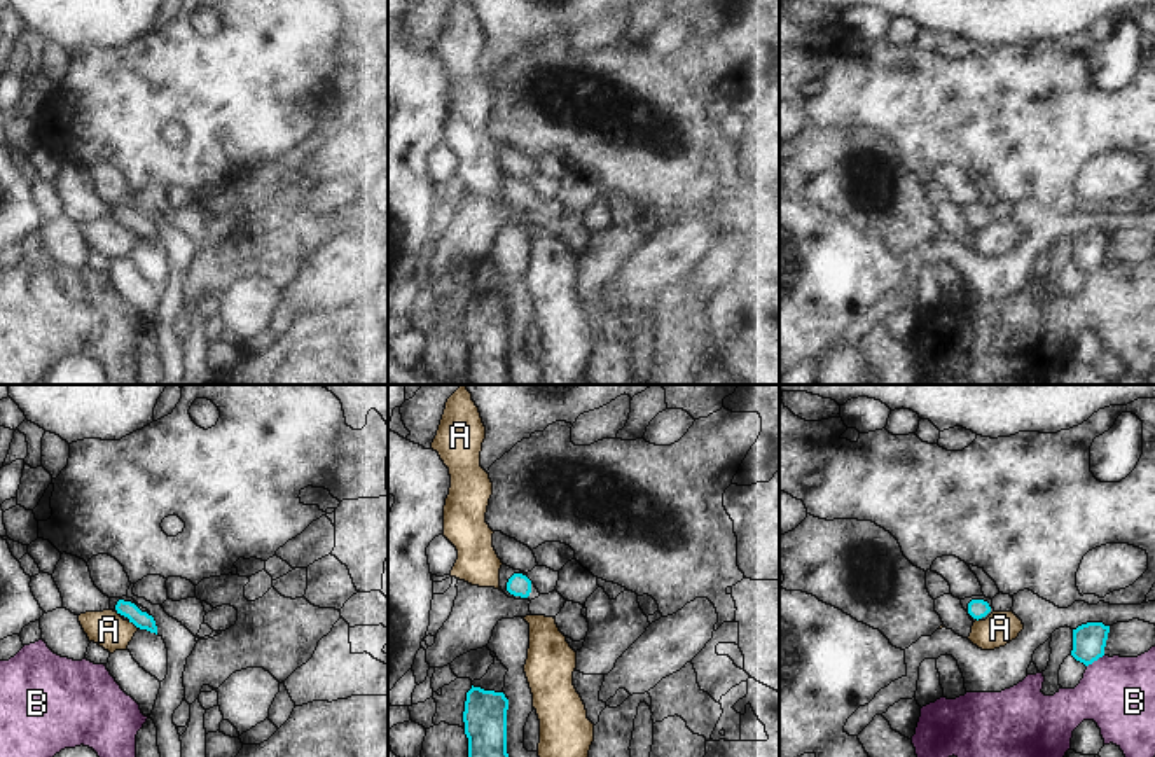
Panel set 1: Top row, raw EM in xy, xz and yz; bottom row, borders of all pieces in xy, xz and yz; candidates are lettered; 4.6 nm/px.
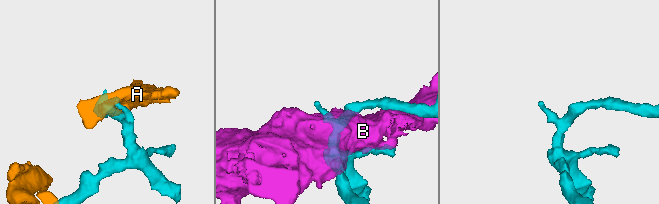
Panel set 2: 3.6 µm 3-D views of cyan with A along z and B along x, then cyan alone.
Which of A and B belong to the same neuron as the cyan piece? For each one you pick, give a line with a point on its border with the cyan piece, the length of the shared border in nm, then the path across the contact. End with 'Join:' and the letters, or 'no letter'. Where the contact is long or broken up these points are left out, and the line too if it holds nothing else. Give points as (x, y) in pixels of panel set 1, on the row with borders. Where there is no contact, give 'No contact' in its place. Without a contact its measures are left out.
Join: no letter

